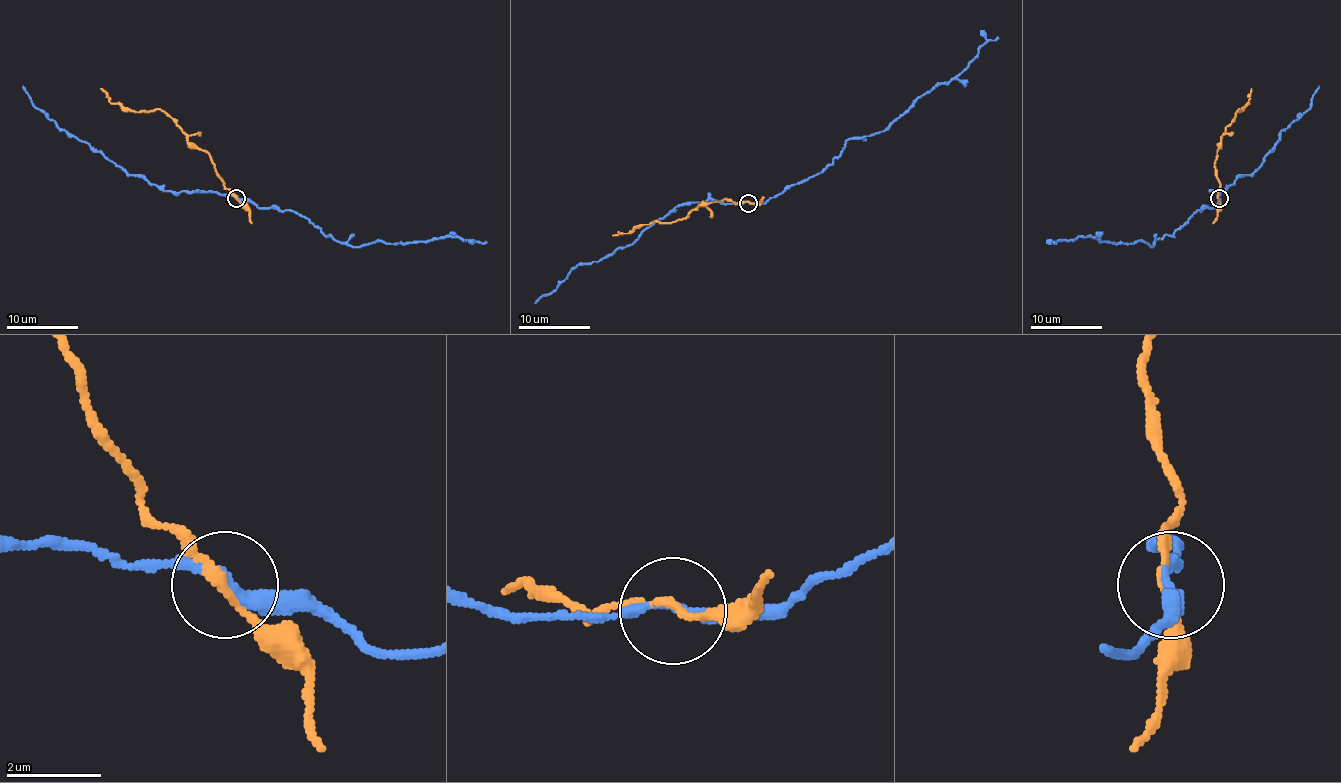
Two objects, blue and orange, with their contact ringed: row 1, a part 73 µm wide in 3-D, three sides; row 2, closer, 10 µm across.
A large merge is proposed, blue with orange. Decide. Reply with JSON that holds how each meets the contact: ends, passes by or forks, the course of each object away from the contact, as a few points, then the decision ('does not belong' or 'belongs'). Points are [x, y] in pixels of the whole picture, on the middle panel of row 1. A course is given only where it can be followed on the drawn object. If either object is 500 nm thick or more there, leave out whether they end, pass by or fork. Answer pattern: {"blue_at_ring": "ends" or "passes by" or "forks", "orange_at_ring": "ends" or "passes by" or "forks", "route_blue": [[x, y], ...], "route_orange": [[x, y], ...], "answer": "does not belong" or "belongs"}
{"blue_at_ring": "passes by", "orange_at_ring": "passes by", "route_blue": [[748, 202], [766, 202], [820, 173], [849, 139], [889, 126], [919, 97], [959, 74], [984, 43], [999, 38]], "route_orange": [[748, 202], [737, 204], [728, 199], [703, 202], [672, 222], [651, 222], [613, 235]], "answer": "does not belong"}

